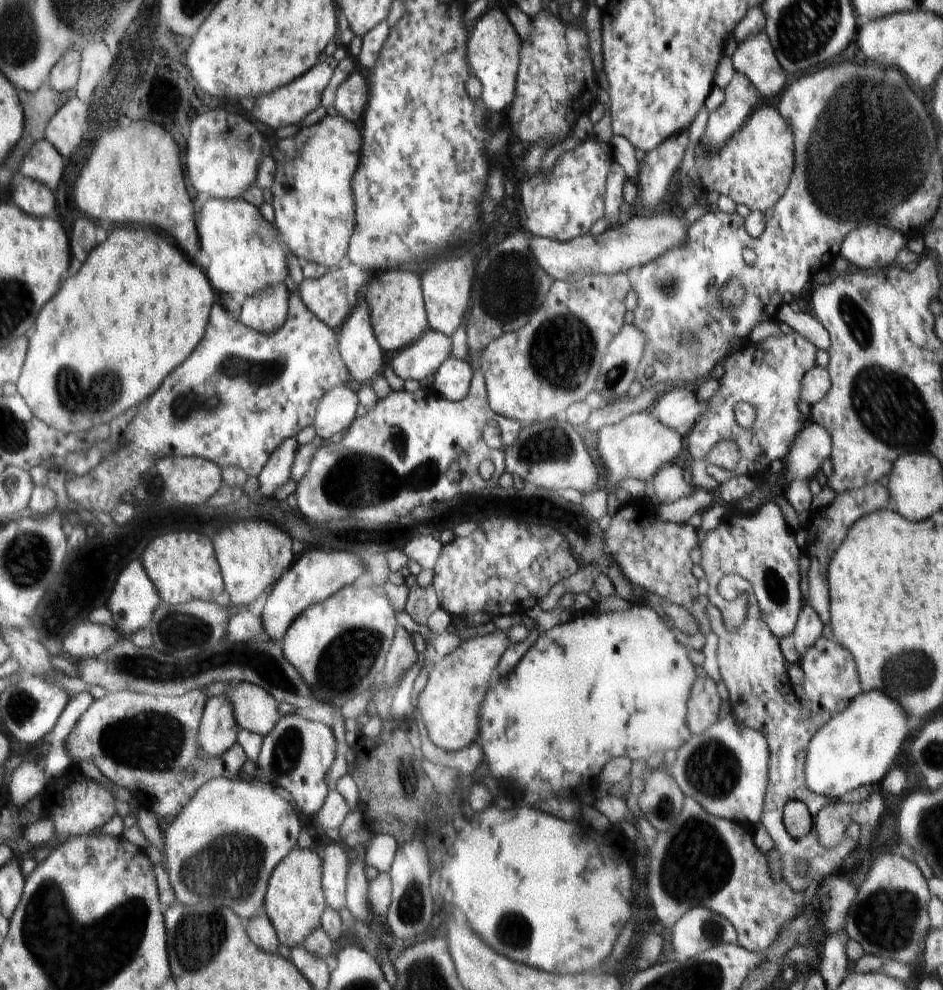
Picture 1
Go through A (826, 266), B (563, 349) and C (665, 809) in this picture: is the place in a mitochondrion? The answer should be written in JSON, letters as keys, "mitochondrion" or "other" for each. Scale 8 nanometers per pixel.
{"A":"other","B":"mitochondrion","C":"mitochondrion"}

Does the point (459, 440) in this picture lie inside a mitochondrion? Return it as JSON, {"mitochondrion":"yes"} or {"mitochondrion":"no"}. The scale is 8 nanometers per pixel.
{"mitochondrion":"no"}

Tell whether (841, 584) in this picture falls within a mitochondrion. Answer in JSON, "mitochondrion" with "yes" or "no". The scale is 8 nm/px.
{"mitochondrion":"no"}

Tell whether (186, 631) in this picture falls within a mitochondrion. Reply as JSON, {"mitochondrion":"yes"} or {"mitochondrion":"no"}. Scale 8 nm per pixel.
{"mitochondrion":"yes"}

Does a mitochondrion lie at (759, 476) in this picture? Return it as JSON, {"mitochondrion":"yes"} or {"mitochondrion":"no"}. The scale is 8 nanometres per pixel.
{"mitochondrion":"no"}

